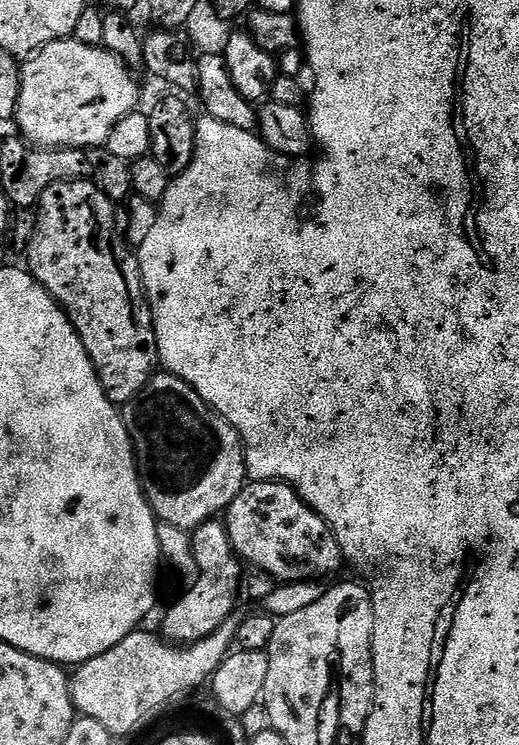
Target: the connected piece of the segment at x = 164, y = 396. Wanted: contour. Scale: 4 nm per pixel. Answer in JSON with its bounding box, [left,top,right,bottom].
[122,370,248,530]

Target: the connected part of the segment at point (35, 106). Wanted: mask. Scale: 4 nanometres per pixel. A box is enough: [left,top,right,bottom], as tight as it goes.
[14,38,140,150]

